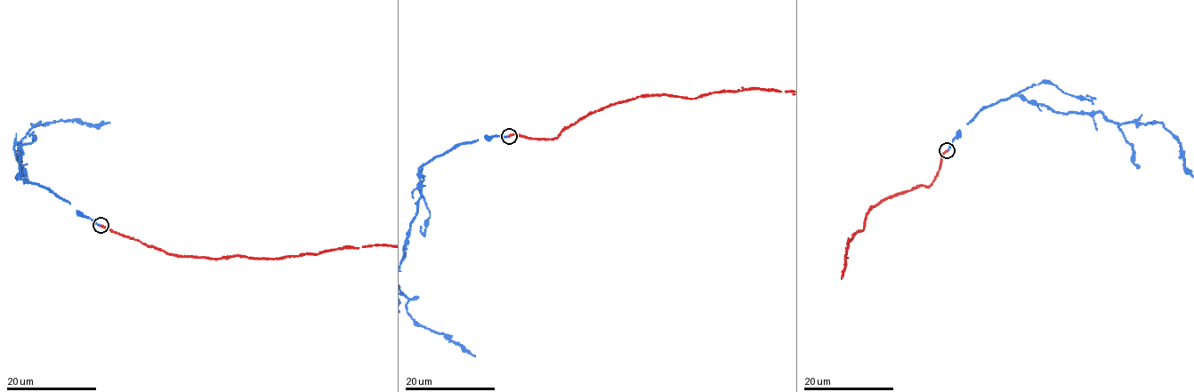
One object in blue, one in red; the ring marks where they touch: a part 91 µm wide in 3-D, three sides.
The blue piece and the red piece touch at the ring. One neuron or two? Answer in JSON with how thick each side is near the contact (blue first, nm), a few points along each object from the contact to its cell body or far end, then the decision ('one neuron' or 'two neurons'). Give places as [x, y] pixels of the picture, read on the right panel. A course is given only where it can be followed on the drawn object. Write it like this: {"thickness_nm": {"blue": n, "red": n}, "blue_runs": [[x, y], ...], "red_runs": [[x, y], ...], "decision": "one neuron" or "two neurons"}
{"thickness_nm": {"blue": 170, "red": 220}, "blue_runs": [[947, 150], [983, 108], [1015, 95], [1064, 114], [1101, 112], [1120, 124], [1161, 123], [1180, 144], [1192, 177]], "decision": "one neuron"}

